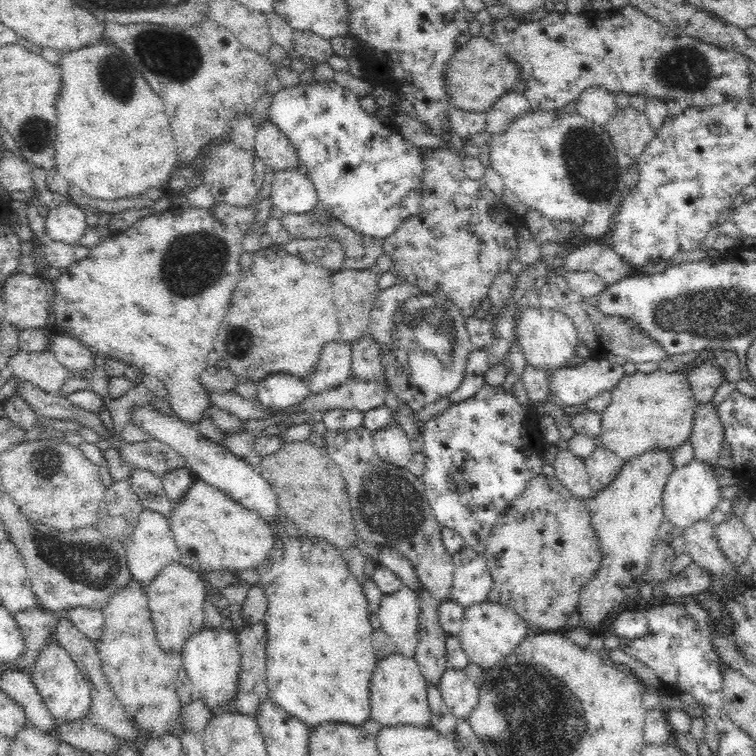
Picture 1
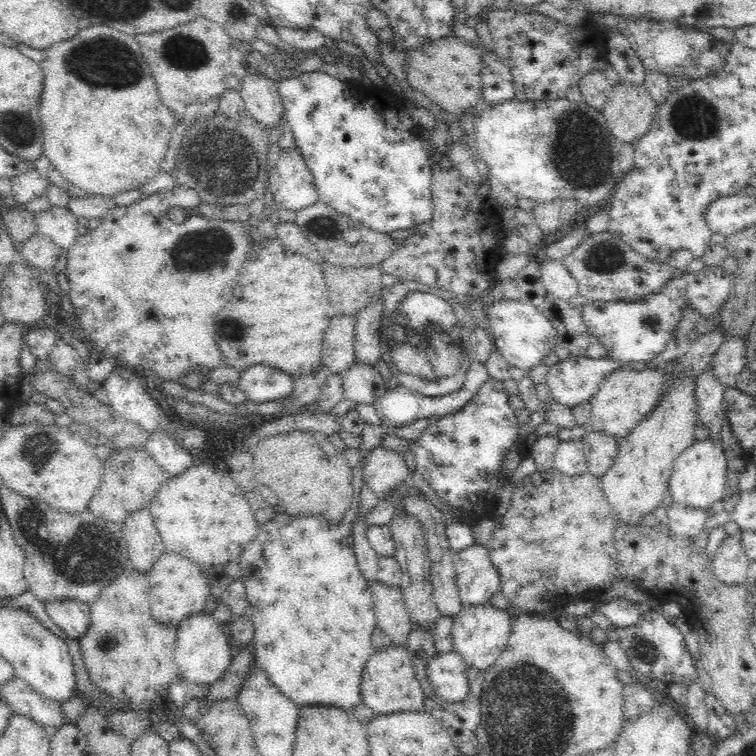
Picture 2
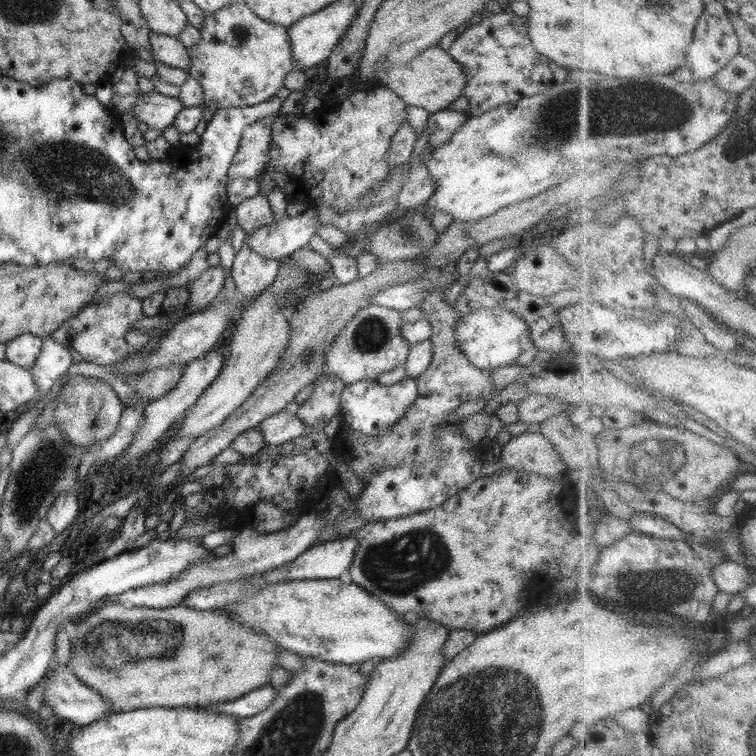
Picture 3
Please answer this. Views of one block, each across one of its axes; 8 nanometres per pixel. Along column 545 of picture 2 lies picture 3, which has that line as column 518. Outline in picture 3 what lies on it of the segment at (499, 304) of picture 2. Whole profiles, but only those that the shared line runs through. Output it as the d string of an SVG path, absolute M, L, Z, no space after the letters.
M502 306L482 307L461 315L456 324L456 341L468 361L484 370L514 365L519 356L532 346L526 321Z

